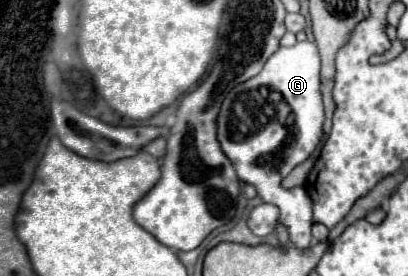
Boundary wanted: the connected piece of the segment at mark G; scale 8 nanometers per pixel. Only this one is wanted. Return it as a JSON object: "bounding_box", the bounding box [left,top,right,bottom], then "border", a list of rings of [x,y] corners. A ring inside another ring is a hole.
{"bounding_box":[218,42,324,248],"border":[[[296,42],[290,48],[278,48],[268,62],[264,64],[262,72],[236,88],[224,98],[220,116],[218,116],[218,140],[222,144],[224,154],[232,160],[238,178],[244,184],[252,184],[258,190],[262,202],[270,202],[280,208],[280,224],[288,228],[290,244],[298,248],[312,246],[312,200],[304,188],[282,188],[280,182],[300,164],[306,162],[322,140],[322,122],[324,122],[324,108],[322,108],[322,94],[320,94],[320,56],[318,48],[312,42]]]}

